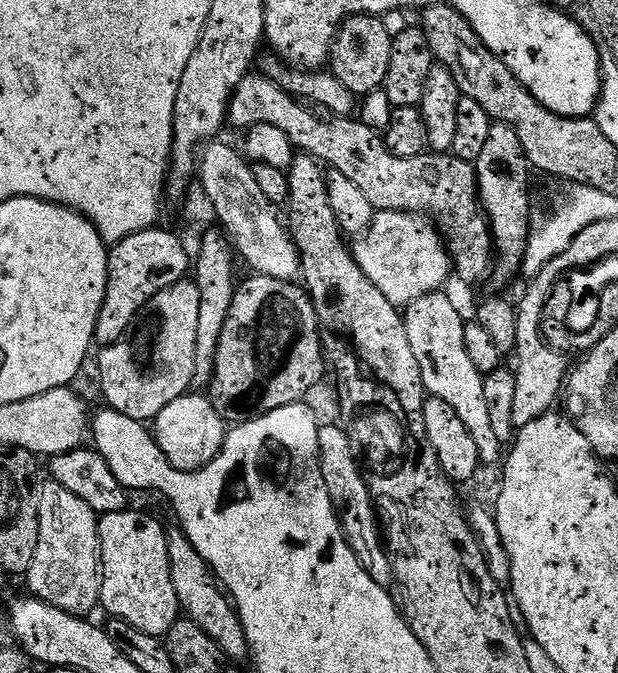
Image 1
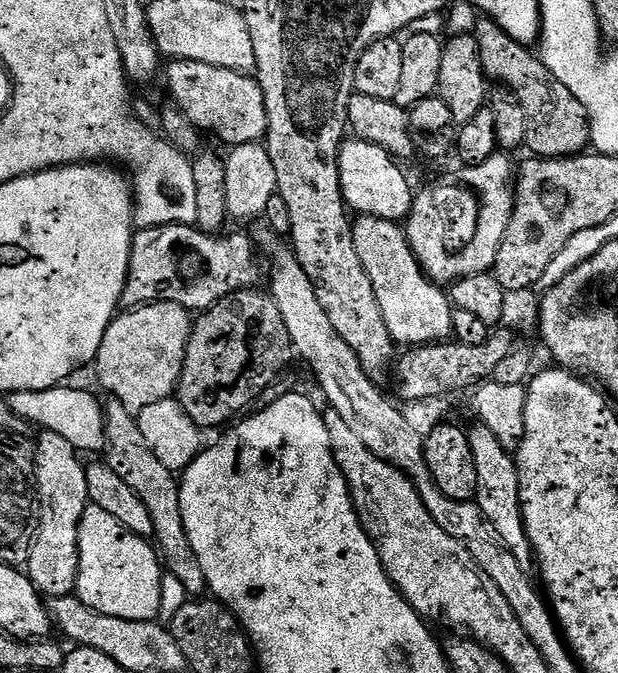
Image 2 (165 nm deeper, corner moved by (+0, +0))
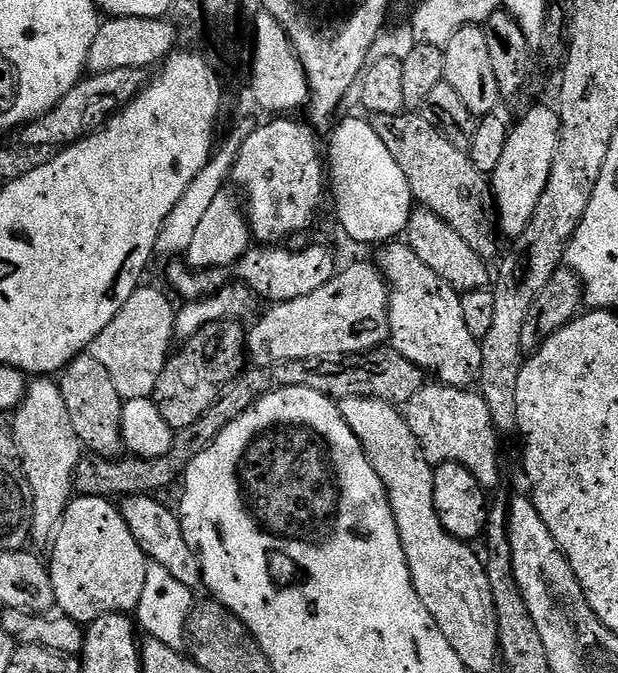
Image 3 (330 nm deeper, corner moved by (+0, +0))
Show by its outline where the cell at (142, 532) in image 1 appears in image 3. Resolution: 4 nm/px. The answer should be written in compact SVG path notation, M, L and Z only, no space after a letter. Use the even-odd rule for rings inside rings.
M82 495L72 499L64 512L64 521L56 531L50 551L52 551L50 575L56 608L79 624L87 626L108 612L131 613L142 598L142 590L148 585L150 561L138 546L134 534L130 534L130 526L126 526L119 507L111 499Z

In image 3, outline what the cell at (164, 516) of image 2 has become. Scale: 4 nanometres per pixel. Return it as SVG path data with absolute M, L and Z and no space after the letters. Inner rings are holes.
M91 354L76 356L59 373L58 383L62 398L66 402L66 410L70 410L70 423L74 425L74 434L78 434L81 445L92 454L119 457L125 451L122 432L125 401L121 400L118 390L114 390L114 382L110 382L110 373L102 367L102 362L98 362L98 358Z

